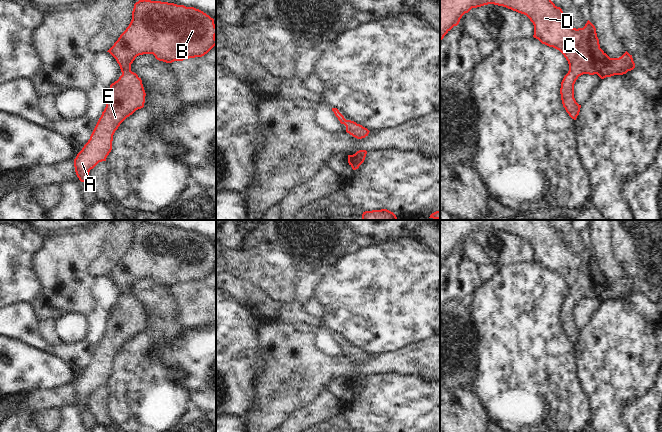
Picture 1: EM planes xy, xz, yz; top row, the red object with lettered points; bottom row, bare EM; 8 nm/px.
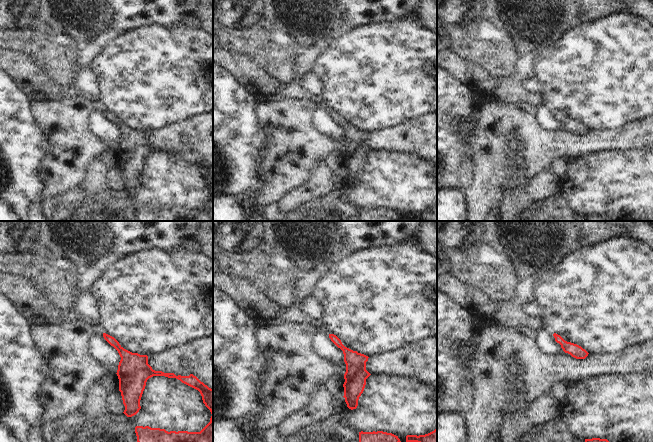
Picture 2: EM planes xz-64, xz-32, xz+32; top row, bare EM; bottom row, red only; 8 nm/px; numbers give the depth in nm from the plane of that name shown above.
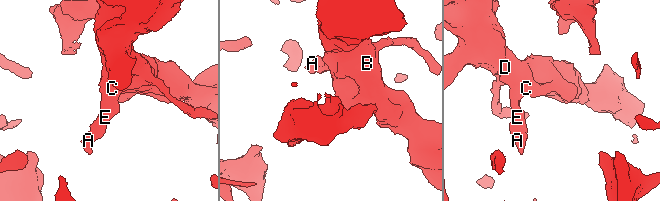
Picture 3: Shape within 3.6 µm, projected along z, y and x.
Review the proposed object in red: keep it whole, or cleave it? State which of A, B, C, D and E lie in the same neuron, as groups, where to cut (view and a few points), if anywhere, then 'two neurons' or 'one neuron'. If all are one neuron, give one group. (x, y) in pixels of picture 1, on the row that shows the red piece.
A B C D E | no cut | one neuron

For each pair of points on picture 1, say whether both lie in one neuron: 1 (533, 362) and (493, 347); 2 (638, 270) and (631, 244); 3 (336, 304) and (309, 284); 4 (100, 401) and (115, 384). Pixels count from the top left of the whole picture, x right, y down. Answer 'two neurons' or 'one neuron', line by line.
1: one neuron
2: one neuron
3: two neurons
4: two neurons

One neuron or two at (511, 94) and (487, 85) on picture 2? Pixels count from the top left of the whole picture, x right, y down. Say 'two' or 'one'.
two

